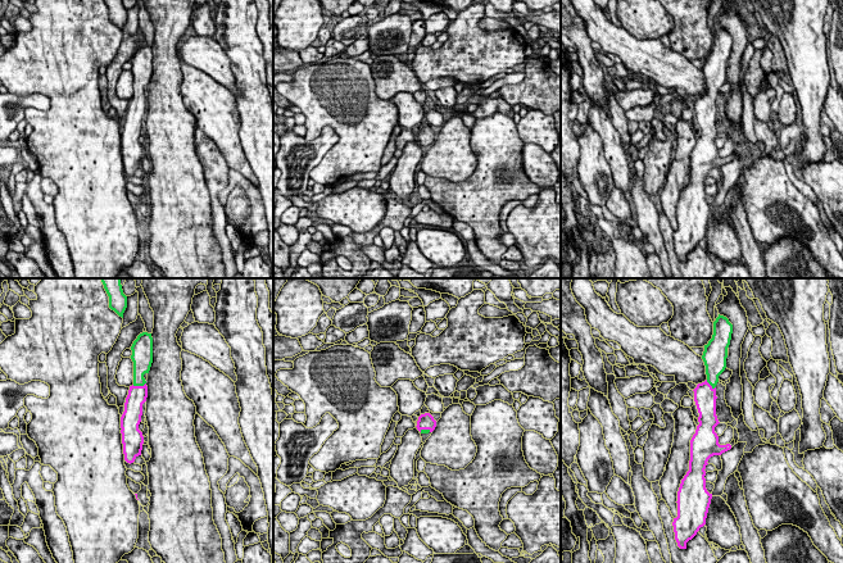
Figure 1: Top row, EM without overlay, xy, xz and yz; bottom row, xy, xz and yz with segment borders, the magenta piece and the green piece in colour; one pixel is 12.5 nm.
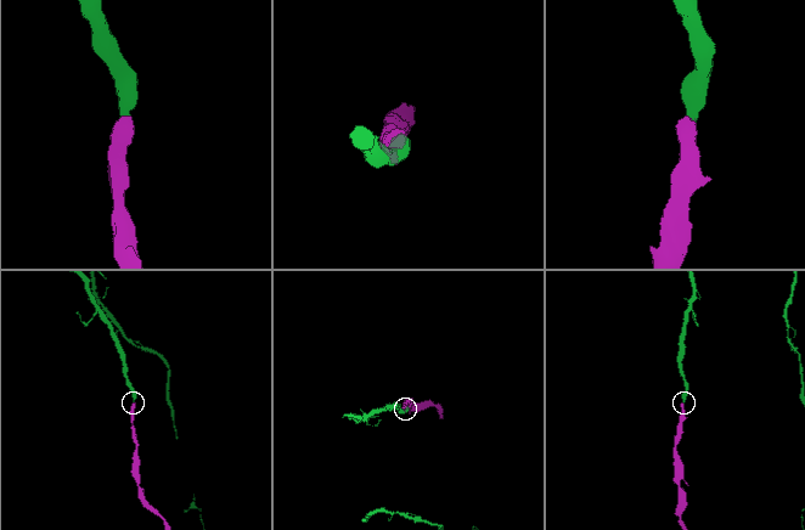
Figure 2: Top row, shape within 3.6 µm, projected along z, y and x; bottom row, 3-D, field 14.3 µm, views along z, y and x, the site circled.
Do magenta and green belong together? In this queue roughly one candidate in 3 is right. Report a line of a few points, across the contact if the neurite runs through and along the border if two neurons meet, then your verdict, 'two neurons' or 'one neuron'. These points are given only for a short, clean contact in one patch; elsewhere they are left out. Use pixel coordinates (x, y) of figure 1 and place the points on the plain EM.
line xy (137, 108), (139, 99), (140, 80); one neuron

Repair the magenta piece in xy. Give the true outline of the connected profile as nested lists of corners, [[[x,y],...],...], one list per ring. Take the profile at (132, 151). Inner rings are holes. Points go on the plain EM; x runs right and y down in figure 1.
[[[142,45],[133,54],[131,72],[133,74],[133,97],[130,99],[124,115],[124,124],[121,130],[121,146],[124,173],[133,176],[141,168],[144,149],[139,142],[142,128],[142,117],[148,110],[148,99],[144,91],[149,86],[153,76],[153,50],[151,46]]]

